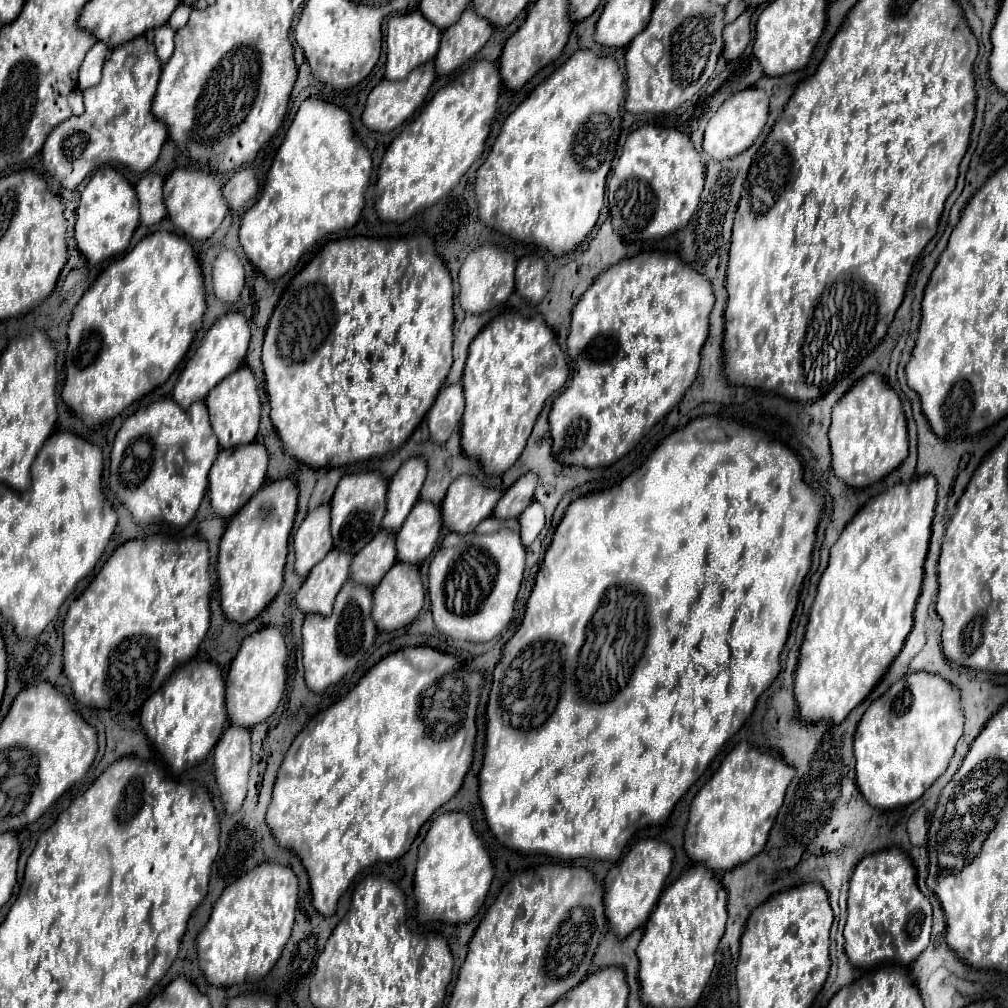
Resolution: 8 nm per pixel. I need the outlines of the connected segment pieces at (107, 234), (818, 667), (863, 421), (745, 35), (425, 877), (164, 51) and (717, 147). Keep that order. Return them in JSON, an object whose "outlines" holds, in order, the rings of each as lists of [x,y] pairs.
{"outlines":[[[[111,168],[97,170],[81,194],[75,222],[75,242],[79,252],[87,258],[91,266],[97,266],[105,260],[111,260],[117,254],[123,254],[129,248],[131,236],[139,224],[139,202],[137,194],[125,178]]],[[[919,476],[909,484],[895,484],[869,500],[845,526],[841,538],[833,544],[829,566],[823,572],[817,596],[811,606],[807,632],[795,670],[795,718],[805,722],[843,722],[853,706],[861,704],[879,684],[891,662],[901,652],[905,638],[913,628],[913,610],[923,582],[923,562],[927,556],[931,522],[935,514],[937,480]]],[[[867,374],[837,402],[833,408],[829,442],[833,474],[853,488],[879,482],[907,458],[907,426],[901,400],[879,374]]],[[[745,10],[735,22],[725,26],[723,40],[725,40],[723,56],[727,60],[739,58],[751,40],[751,10]]],[[[447,812],[437,816],[419,846],[419,860],[413,880],[413,892],[417,902],[415,920],[421,924],[469,922],[483,906],[491,880],[491,858],[477,834],[473,832],[471,818],[463,812]]],[[[165,24],[165,26],[154,30],[153,44],[155,48],[157,48],[157,56],[159,56],[159,60],[161,60],[163,64],[171,58],[173,50],[175,50],[175,46],[173,46],[173,36],[175,36],[175,30],[173,30],[169,24]]],[[[747,88],[731,98],[727,98],[717,114],[709,120],[705,128],[705,140],[703,140],[703,150],[713,158],[713,160],[727,160],[743,150],[747,150],[757,136],[761,134],[763,126],[767,124],[767,112],[769,112],[769,98],[763,90],[759,88]]]]}

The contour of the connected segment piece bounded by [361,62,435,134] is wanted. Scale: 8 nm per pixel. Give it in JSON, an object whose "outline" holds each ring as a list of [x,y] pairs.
{"outline":[[[425,62],[423,66],[419,66],[417,70],[413,70],[405,80],[397,80],[397,82],[391,82],[391,80],[381,80],[369,94],[367,98],[367,104],[365,104],[365,110],[363,110],[363,124],[369,128],[369,130],[375,130],[375,132],[391,132],[395,130],[397,126],[401,126],[405,120],[409,120],[425,102],[425,96],[429,92],[429,86],[433,84],[435,80],[435,66],[433,62]]]}

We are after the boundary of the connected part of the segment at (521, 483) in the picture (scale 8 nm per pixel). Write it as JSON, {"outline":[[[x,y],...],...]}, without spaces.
{"outline":[[[527,472],[521,476],[503,496],[501,502],[497,502],[493,516],[499,520],[505,518],[517,518],[531,502],[533,502],[533,490],[537,484],[537,476],[533,472]]]}

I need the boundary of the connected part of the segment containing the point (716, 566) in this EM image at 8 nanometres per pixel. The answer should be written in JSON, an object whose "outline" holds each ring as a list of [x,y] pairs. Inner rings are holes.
{"outline":[[[717,416],[691,420],[683,430],[667,436],[647,464],[624,478],[621,484],[569,504],[539,568],[525,618],[515,636],[503,646],[487,704],[487,740],[483,768],[479,772],[479,798],[485,820],[503,846],[521,854],[543,852],[565,860],[593,858],[615,862],[635,830],[667,820],[679,798],[707,770],[721,746],[743,726],[757,698],[779,674],[779,654],[787,642],[799,590],[811,566],[821,508],[821,496],[803,482],[801,462],[787,446],[771,442],[763,432],[749,430],[731,420],[719,420]],[[531,654],[553,654],[553,660],[559,656],[559,672],[551,674],[551,662],[545,662],[545,656],[537,660]]]}

